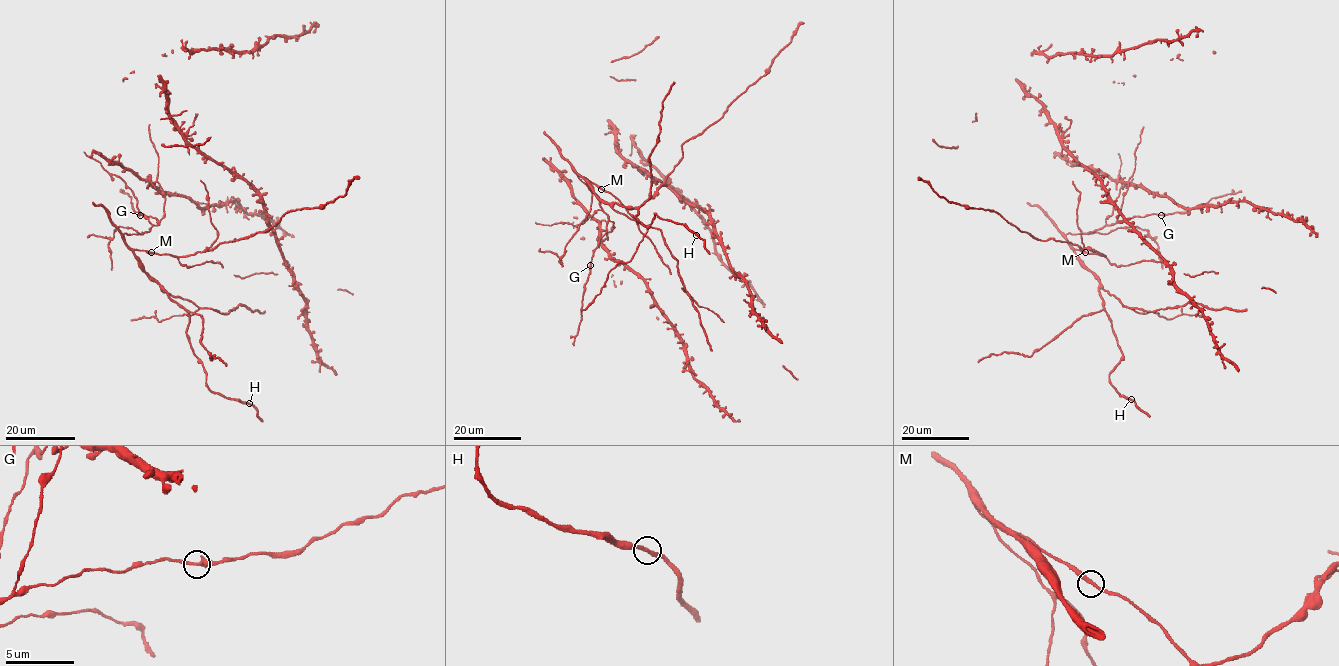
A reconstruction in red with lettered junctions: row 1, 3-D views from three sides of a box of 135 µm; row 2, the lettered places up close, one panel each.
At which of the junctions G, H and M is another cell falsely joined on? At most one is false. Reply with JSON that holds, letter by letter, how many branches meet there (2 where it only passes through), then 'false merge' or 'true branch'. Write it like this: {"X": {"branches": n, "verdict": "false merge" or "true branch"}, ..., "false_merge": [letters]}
{"G": {"branches": 2, "verdict": "true branch"}, "H": {"branches": 2, "verdict": "true branch"}, "M": {"branches": 2, "verdict": "true branch"}, "false_merge": []}

